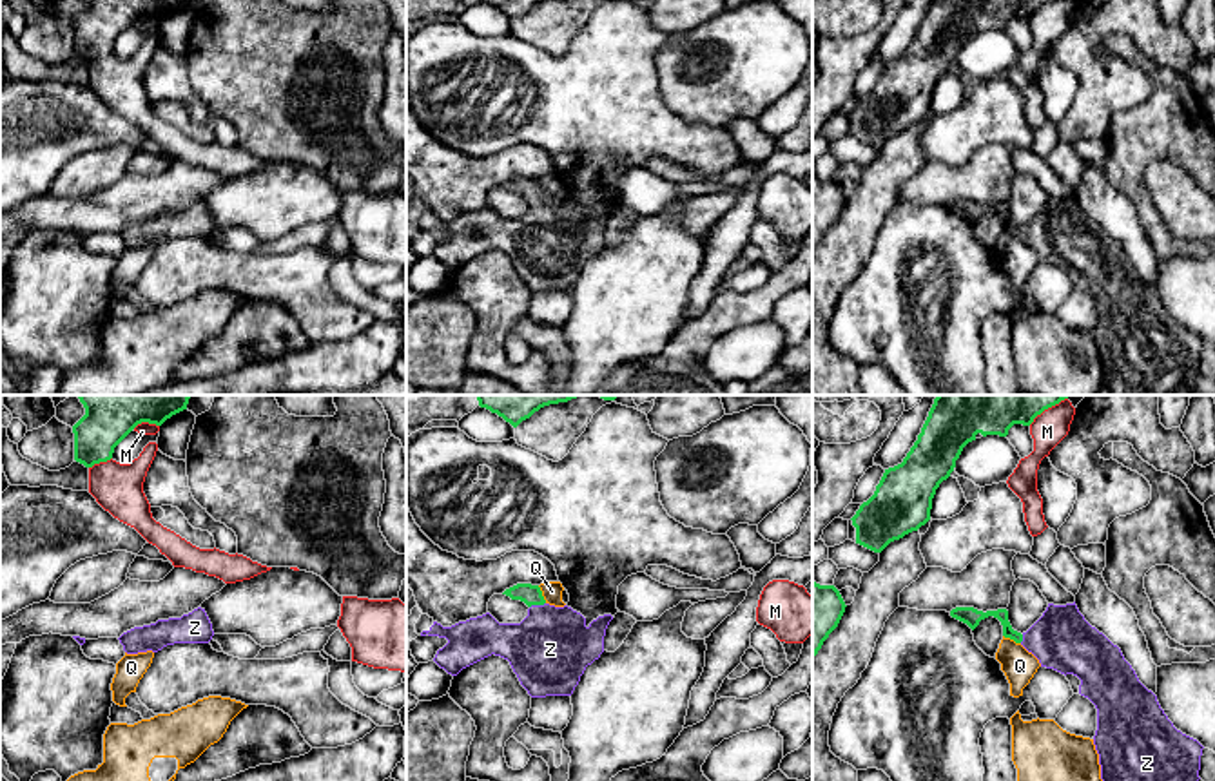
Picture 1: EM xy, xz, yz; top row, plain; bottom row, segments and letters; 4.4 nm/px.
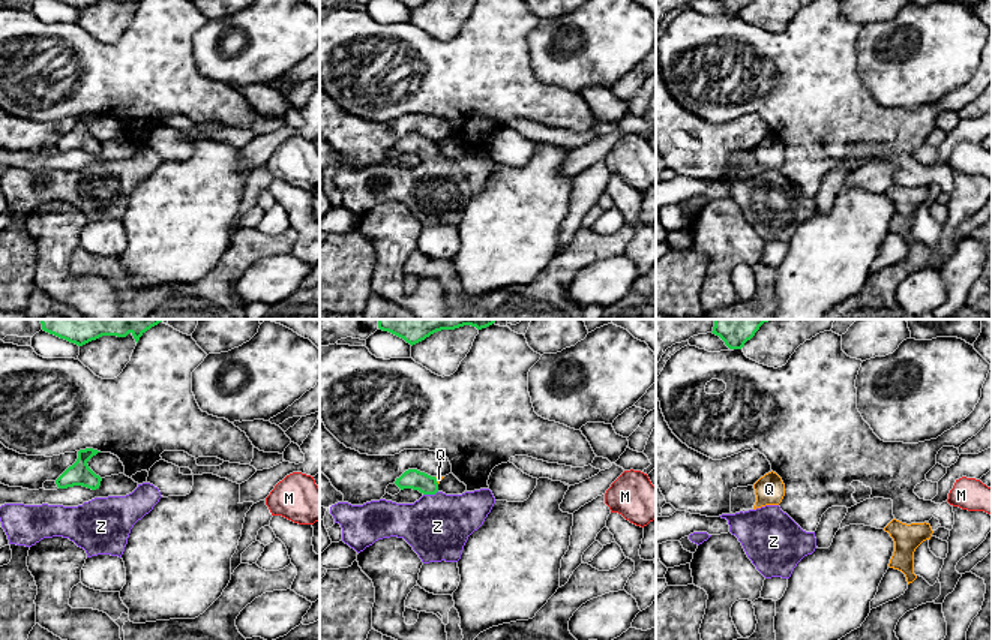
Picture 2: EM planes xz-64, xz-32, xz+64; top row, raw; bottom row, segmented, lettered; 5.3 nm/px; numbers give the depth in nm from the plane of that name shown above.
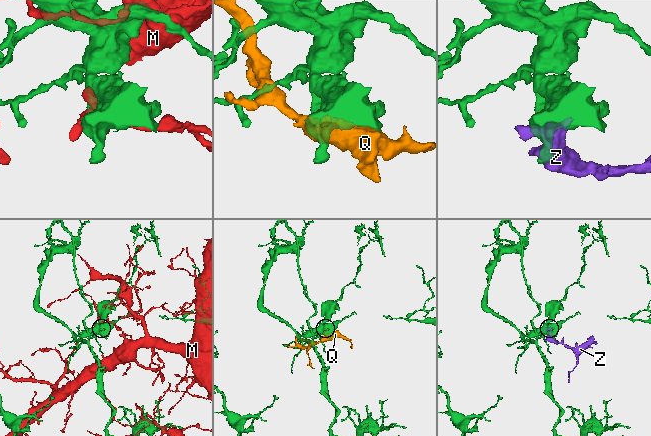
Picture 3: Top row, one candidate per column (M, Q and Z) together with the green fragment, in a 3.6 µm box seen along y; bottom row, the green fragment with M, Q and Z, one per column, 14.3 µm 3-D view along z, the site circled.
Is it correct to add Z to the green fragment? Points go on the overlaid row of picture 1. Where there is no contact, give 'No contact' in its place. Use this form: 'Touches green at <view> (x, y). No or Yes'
Touches green at xz (537, 604). Yes

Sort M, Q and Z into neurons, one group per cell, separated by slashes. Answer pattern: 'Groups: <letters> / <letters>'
Groups: M / Q / Z

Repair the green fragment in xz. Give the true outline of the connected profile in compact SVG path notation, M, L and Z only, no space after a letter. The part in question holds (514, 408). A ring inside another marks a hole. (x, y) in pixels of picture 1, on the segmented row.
M477 395L479 406L497 413L513 428L544 406L568 402L580 395Z

